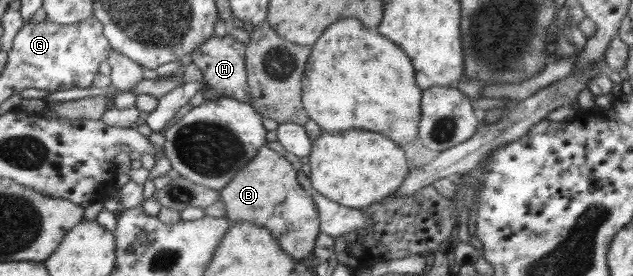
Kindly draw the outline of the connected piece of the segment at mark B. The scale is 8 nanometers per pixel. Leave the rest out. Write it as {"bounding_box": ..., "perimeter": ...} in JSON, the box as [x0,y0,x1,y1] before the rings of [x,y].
{"bounding_box":[220,145,318,260],"perimeter":[[[264,145],[252,160],[245,165],[246,169],[241,169],[233,180],[220,191],[220,200],[226,206],[225,217],[230,221],[254,221],[256,225],[266,225],[268,229],[274,229],[274,233],[278,233],[278,241],[281,242],[281,247],[290,256],[294,256],[296,260],[306,259],[312,249],[315,249],[314,243],[317,243],[318,238],[318,211],[316,205],[312,201],[312,197],[300,187],[298,179],[296,179],[296,171],[290,167],[290,161]]]}

